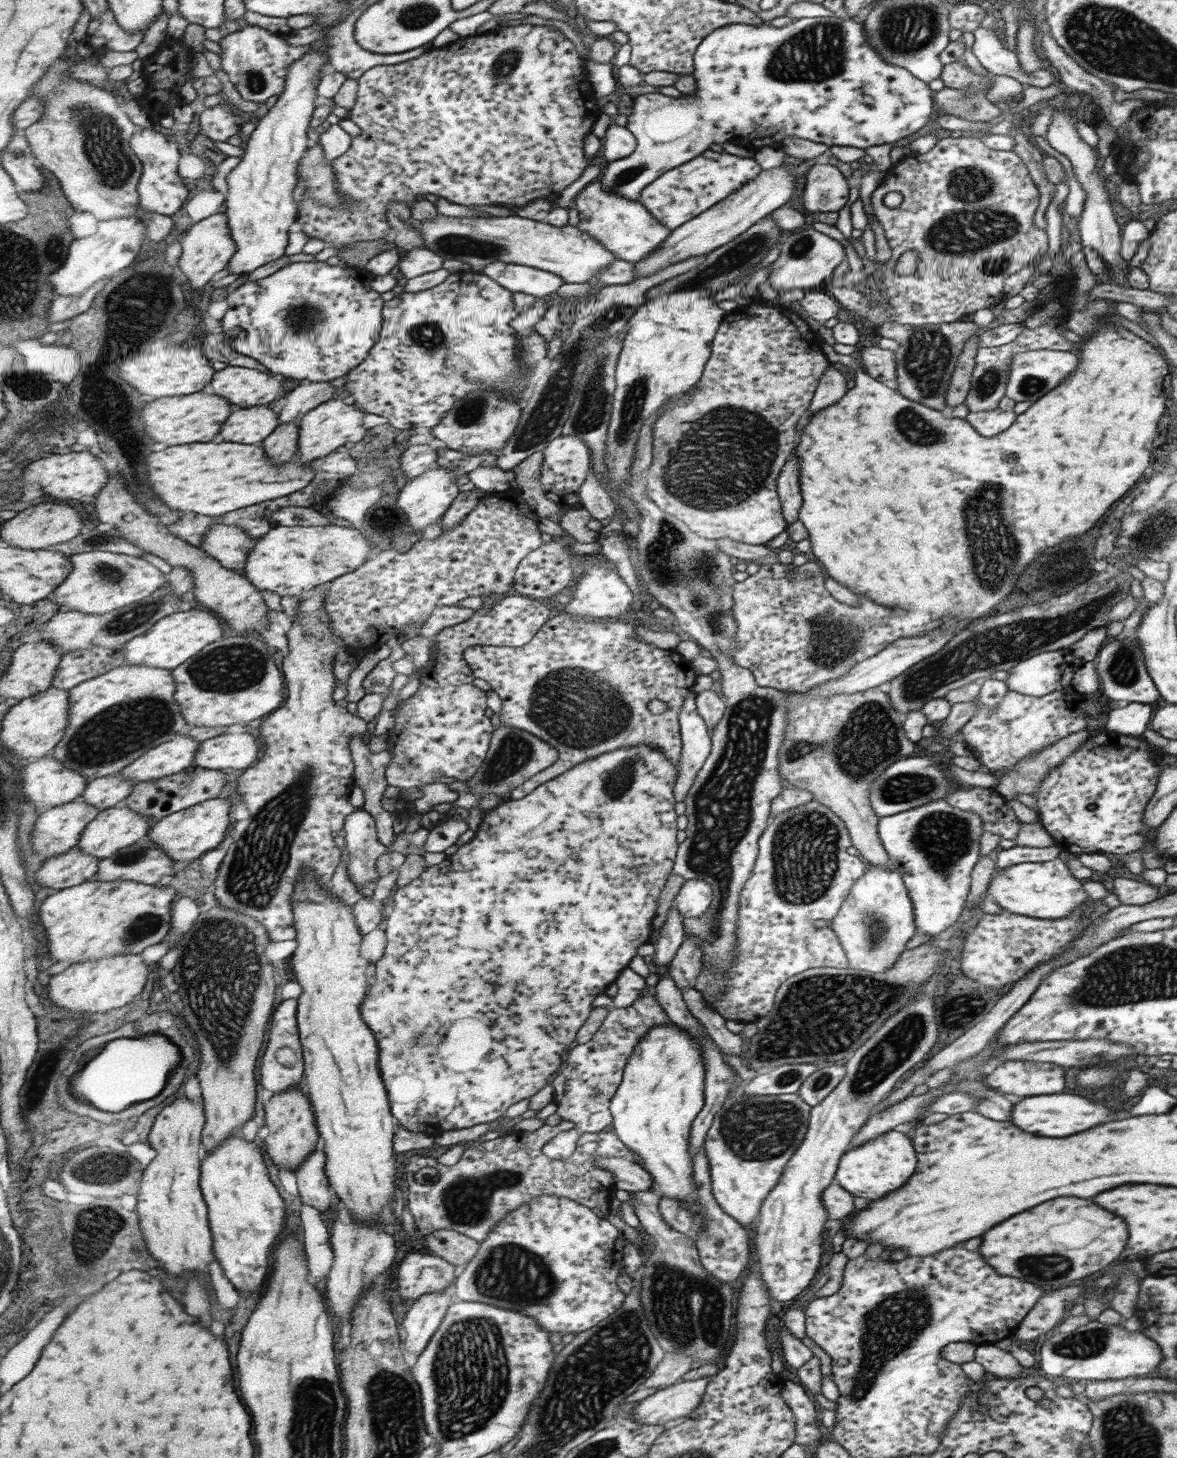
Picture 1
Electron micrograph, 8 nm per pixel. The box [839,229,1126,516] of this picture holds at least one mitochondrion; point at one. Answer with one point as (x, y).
(927, 357)

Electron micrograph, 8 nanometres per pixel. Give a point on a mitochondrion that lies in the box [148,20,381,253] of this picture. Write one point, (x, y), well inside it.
(255, 82)

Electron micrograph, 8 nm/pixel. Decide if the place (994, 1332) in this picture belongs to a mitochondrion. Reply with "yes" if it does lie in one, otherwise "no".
no

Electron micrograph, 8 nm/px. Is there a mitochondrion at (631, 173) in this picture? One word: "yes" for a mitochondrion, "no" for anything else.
yes

